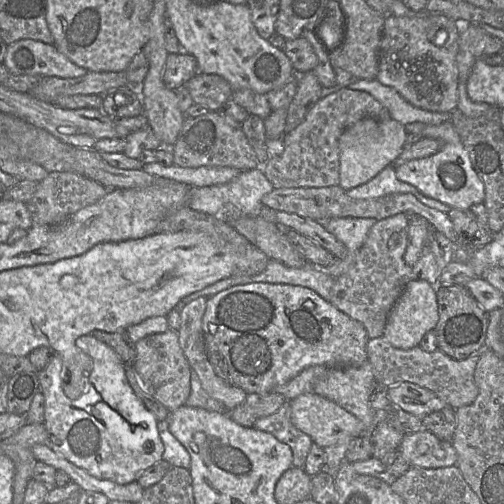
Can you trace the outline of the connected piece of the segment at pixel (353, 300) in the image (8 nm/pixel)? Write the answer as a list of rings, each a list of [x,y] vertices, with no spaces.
[[[398,213],[371,227],[352,267],[335,278],[329,302],[350,318],[360,322],[369,339],[383,336],[388,315],[406,285],[412,280],[412,267],[404,260],[408,242],[409,216]]]

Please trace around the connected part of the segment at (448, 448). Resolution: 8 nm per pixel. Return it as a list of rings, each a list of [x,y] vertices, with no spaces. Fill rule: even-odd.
[[[424,428],[404,435],[398,450],[410,467],[437,469],[457,464],[452,443],[438,439]]]

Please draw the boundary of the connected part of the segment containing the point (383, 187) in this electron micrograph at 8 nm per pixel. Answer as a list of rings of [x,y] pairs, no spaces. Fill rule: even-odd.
[[[391,164],[368,182],[347,190],[347,194],[355,199],[377,198],[393,193],[411,193],[423,204],[445,213],[451,209],[447,204],[422,194],[415,186],[399,180]]]

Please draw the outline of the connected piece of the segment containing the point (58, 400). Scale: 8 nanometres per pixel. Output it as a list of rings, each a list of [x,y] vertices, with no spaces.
[[[91,335],[78,337],[75,345],[93,360],[93,369],[89,376],[90,388],[78,398],[70,399],[63,392],[60,377],[62,359],[59,355],[54,354],[48,365],[37,372],[40,391],[45,398],[43,424],[48,433],[46,445],[98,479],[120,485],[129,484],[137,480],[141,472],[162,460],[164,445],[159,436],[158,421],[135,395],[125,374],[126,364],[111,347]]]

